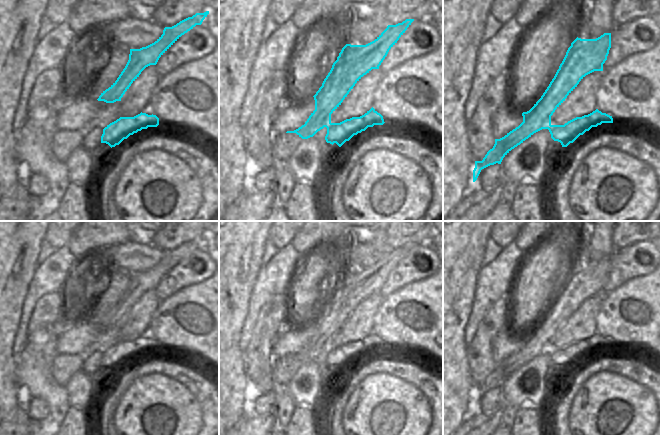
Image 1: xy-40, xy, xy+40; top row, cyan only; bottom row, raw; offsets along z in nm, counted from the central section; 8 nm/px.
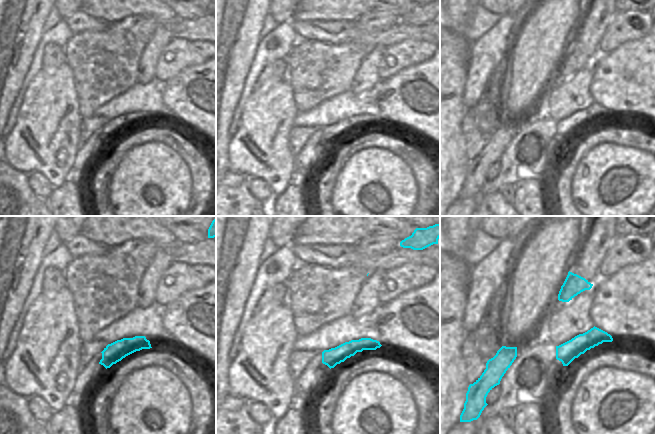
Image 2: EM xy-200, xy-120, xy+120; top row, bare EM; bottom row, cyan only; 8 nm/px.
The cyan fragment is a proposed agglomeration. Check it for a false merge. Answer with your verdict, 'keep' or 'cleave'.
cleave

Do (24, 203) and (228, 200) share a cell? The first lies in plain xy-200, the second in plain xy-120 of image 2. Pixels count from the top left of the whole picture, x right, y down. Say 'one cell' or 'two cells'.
one cell

